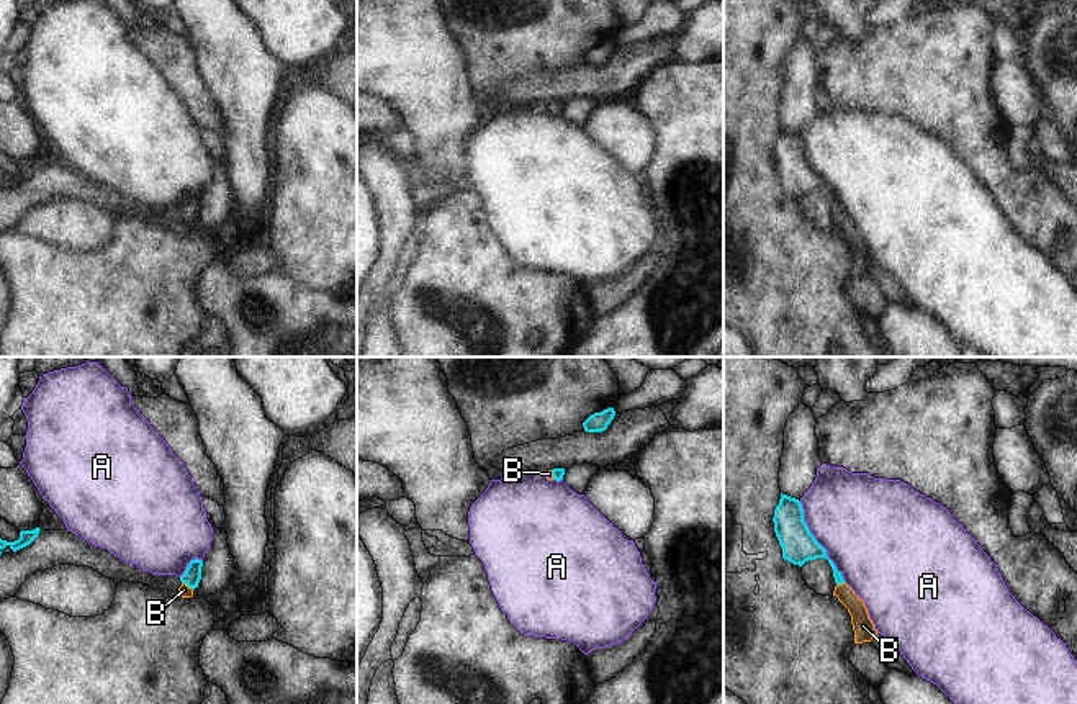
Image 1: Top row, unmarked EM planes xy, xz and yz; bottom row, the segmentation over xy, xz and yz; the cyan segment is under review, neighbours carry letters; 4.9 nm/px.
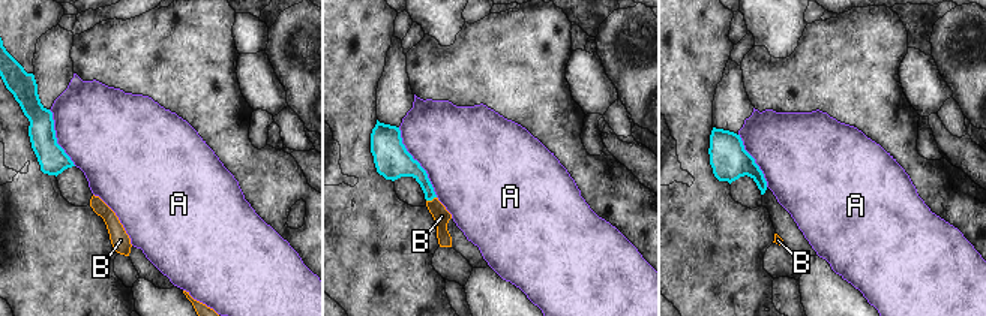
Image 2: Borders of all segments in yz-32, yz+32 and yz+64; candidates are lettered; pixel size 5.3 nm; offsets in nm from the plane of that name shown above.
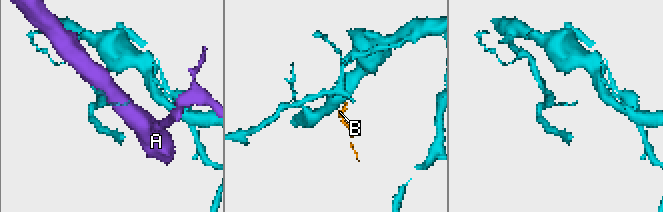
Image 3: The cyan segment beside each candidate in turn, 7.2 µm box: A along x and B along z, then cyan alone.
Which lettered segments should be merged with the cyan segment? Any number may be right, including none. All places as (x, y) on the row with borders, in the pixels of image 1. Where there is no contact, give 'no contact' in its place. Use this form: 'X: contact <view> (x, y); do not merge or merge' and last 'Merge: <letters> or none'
A: contact yz (817, 542); do not merge
B: contact xy (187, 585); merge
Merge: B

